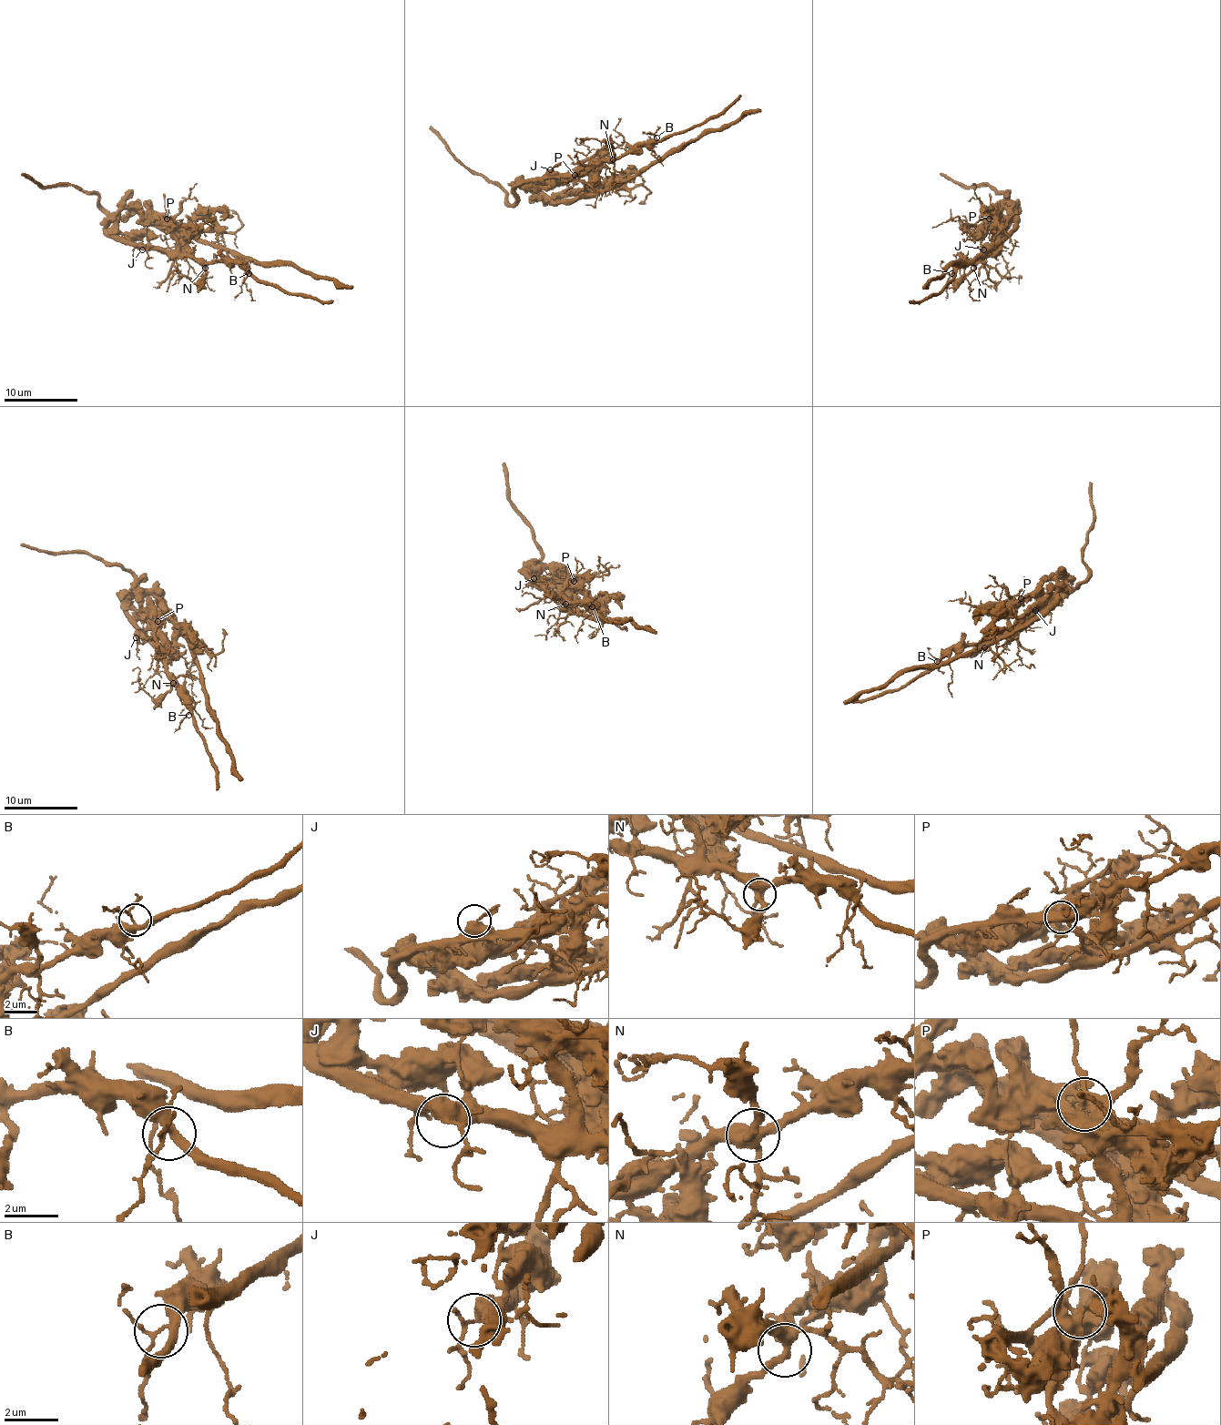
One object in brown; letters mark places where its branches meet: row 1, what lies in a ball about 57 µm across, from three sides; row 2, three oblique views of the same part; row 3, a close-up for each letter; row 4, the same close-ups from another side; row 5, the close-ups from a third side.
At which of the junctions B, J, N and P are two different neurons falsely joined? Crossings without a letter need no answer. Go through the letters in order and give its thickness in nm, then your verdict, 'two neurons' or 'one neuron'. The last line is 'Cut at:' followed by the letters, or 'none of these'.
B: 280 nm | one neuron
J: 440 nm | one neuron
N: 440 nm | one neuron
P: 440 nm | two neurons
Cut at: P

